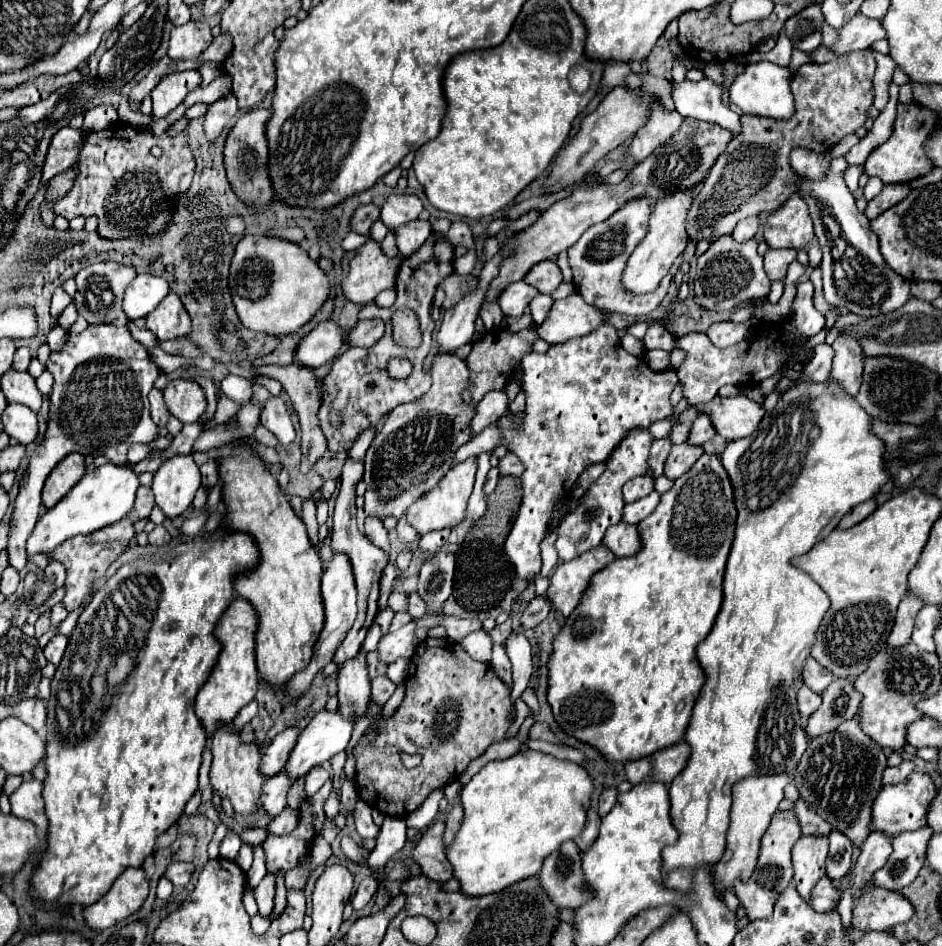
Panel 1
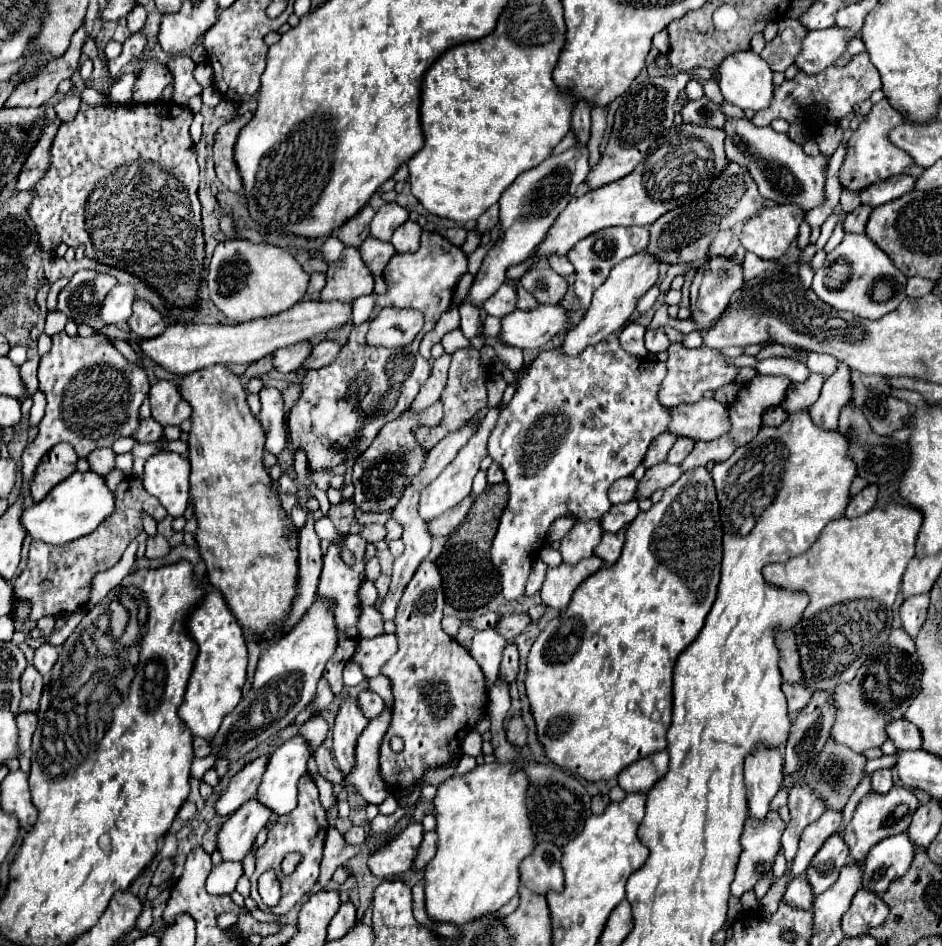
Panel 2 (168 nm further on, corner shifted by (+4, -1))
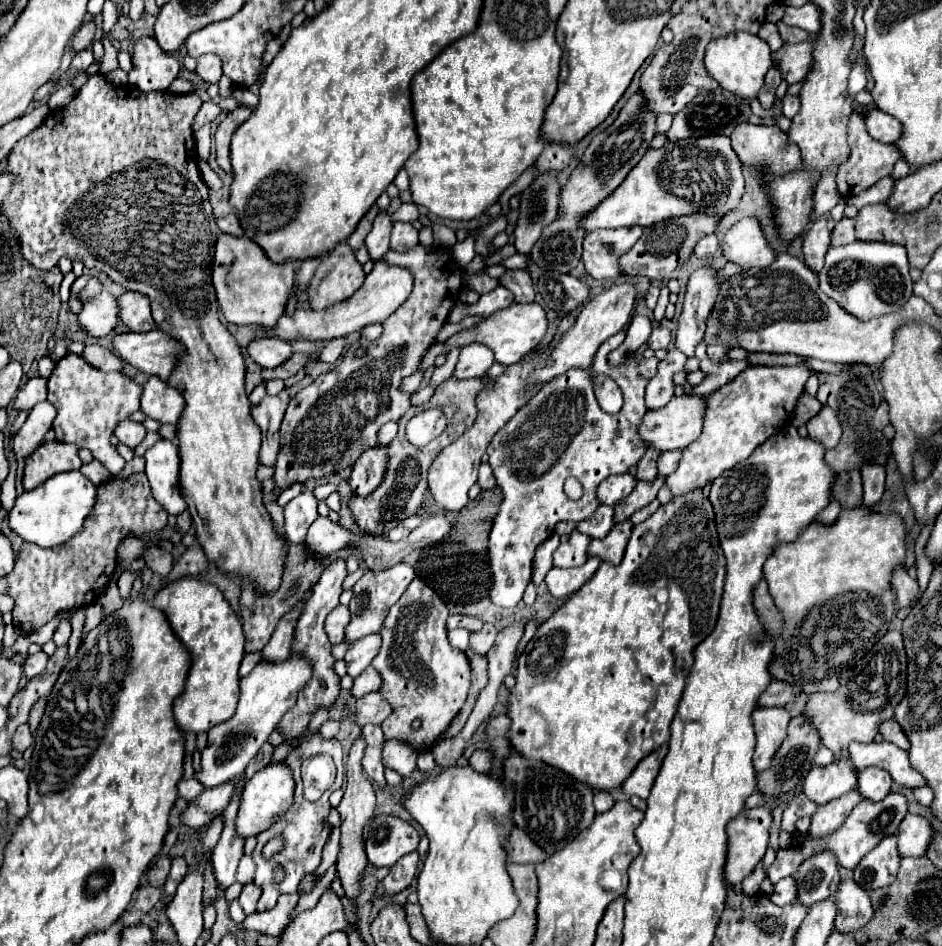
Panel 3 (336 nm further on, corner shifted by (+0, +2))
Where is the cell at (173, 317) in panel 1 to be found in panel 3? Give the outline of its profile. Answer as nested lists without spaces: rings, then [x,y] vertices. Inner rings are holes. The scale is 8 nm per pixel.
[[[126,292],[118,298],[120,318],[132,332],[150,332],[156,328],[156,322],[150,312],[150,302],[140,292]]]

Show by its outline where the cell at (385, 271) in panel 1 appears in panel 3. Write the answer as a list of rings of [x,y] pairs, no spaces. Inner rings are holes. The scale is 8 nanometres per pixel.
[[[340,242],[338,250],[334,248],[322,266],[308,284],[308,296],[314,310],[322,310],[334,302],[342,302],[362,286],[366,274],[362,264],[356,260],[354,250]]]

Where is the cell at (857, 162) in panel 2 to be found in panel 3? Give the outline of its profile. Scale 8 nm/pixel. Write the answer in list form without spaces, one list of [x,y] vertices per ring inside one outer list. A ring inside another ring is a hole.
[[[852,112],[848,122],[848,146],[850,146],[850,160],[844,166],[840,166],[836,176],[838,192],[844,198],[860,194],[862,190],[868,190],[870,186],[874,186],[880,178],[890,176],[894,170],[894,164],[900,160],[900,150],[896,148],[896,144],[882,144],[872,136],[868,136],[864,118],[858,112]]]

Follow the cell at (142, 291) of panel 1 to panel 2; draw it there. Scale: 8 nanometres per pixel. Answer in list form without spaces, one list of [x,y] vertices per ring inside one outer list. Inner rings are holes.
[[[116,285],[104,299],[100,307],[100,321],[104,325],[118,325],[128,319],[132,313],[132,303],[136,301],[134,287],[130,285]]]

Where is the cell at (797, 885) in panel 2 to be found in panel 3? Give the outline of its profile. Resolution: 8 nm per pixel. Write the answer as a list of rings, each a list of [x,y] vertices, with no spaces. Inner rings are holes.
[[[784,878],[774,886],[774,894],[770,896],[770,900],[778,906],[786,906],[786,904],[794,904],[796,902],[796,878]]]

